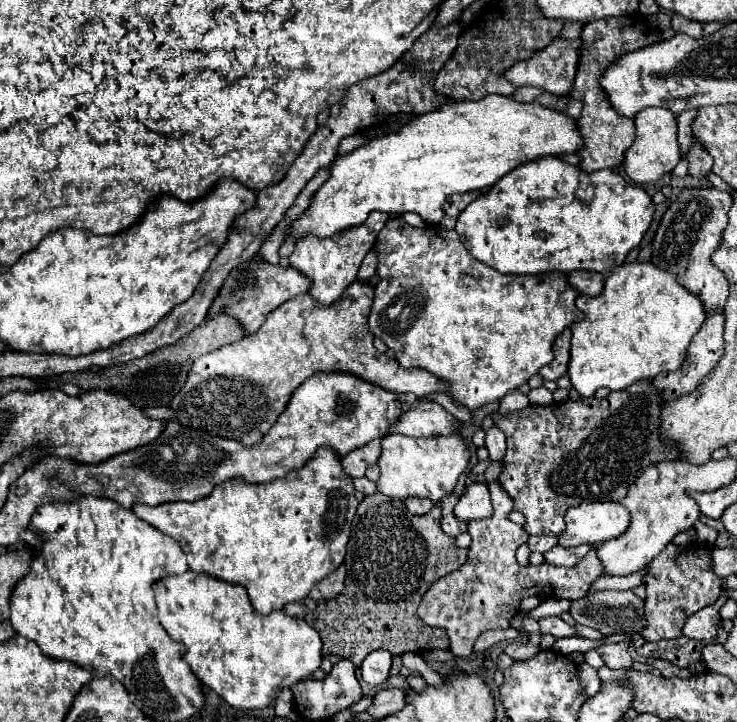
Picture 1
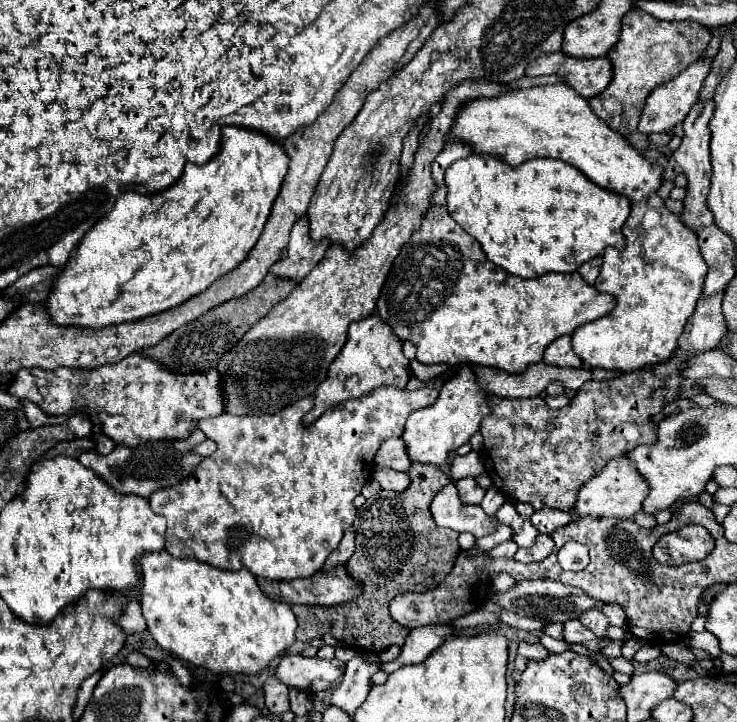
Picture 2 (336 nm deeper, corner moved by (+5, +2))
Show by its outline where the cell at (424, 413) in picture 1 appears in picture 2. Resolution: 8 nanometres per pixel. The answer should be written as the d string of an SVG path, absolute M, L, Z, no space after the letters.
M380 386L380 388L372 390L370 394L366 394L364 398L342 402L340 406L324 412L320 416L320 420L314 424L314 426L324 428L324 432L312 432L312 426L304 426L302 424L302 416L312 408L312 396L304 398L300 402L294 402L292 406L284 408L280 414L274 414L274 416L232 416L232 414L222 414L222 416L216 416L216 418L200 420L198 428L206 434L206 438L210 438L210 440L214 440L218 444L218 450L212 456L208 456L208 458L204 458L200 462L200 466L196 468L194 476L190 476L188 480L184 480L184 482L180 482L176 486L170 486L170 488L164 488L164 490L156 490L148 498L152 510L168 520L170 538L166 542L166 552L170 552L176 558L194 558L194 560L206 562L206 564L210 564L214 568L220 568L220 570L240 570L240 568L246 568L256 578L260 576L260 578L276 580L276 582L288 582L288 580L314 576L324 566L324 560L330 556L330 552L340 544L340 540L344 536L344 530L348 530L352 526L354 518L356 518L356 508L354 508L352 500L370 482L372 460L374 460L374 454L376 454L378 446L386 438L402 436L404 422L406 422L408 414L414 412L414 410L420 410L424 406L430 406L436 398L438 398L438 390L436 388L420 388L420 390L412 390L410 392L410 390L400 390L400 388L392 388L392 386Z

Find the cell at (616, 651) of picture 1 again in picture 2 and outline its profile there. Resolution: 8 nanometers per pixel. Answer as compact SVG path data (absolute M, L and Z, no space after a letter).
M598 608L588 610L588 612L580 618L580 622L582 622L588 630L592 630L592 632L596 634L596 638L600 638L600 640L608 640L608 634L606 634L608 618L606 618Z

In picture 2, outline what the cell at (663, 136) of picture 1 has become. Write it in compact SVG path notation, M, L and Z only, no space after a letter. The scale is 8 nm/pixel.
M696 60L692 66L688 66L688 70L684 70L676 78L672 78L672 82L666 82L664 86L658 86L656 90L652 90L652 94L646 98L646 106L644 106L638 130L644 134L650 134L650 132L672 134L672 130L684 122L684 118L696 104L698 92L702 88L702 82L708 76L708 72L710 72L710 60Z

